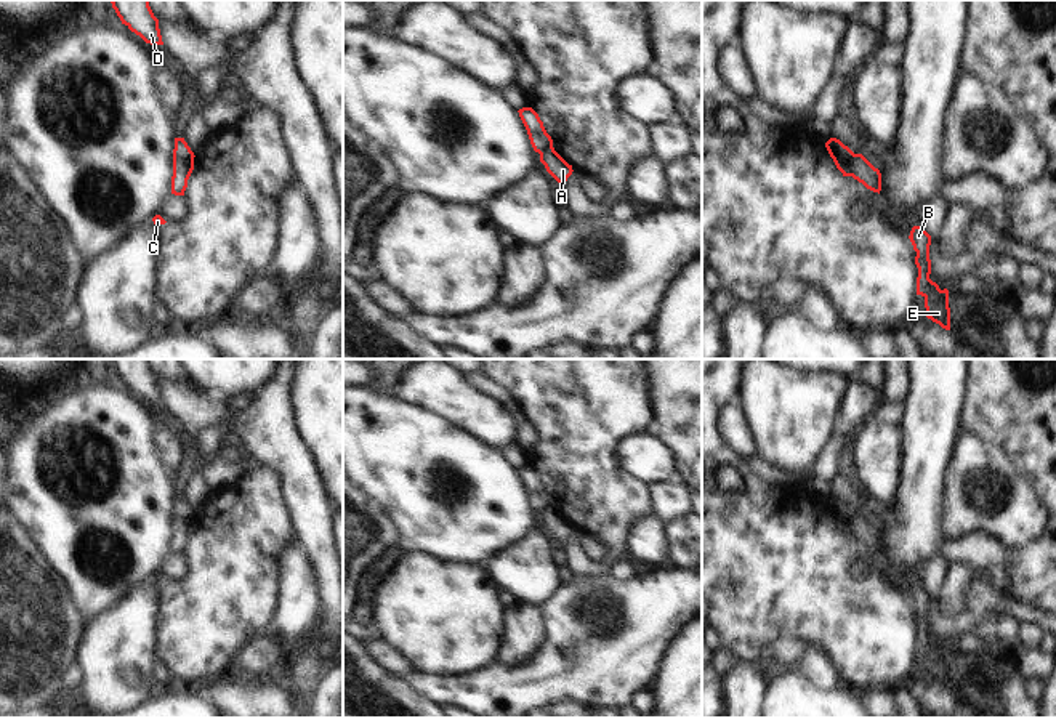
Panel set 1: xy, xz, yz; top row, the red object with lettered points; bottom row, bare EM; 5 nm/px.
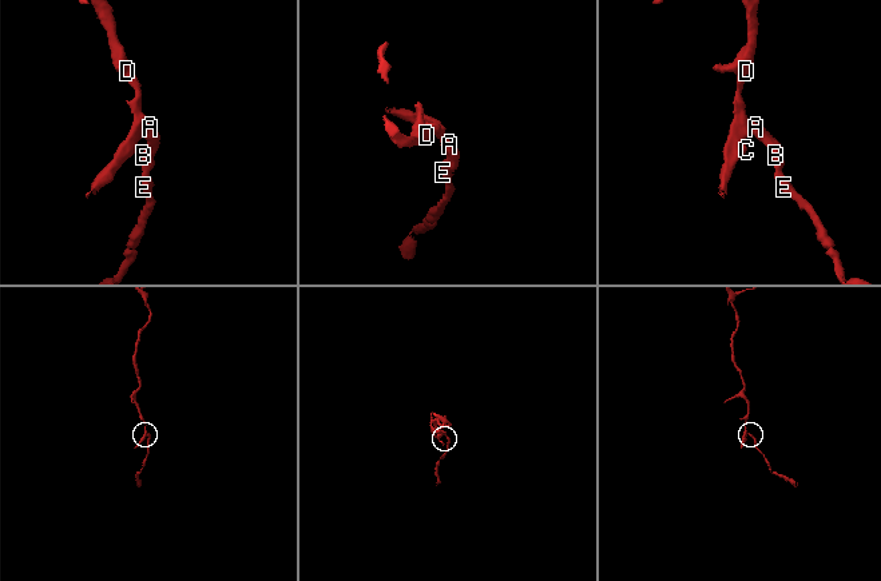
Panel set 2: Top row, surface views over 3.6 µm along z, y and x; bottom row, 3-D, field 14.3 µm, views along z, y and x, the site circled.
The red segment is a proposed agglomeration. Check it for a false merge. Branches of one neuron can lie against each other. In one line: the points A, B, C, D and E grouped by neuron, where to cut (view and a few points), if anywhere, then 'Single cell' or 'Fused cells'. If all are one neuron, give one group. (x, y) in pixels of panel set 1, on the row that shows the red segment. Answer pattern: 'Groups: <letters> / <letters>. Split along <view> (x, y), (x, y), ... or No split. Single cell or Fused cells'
Groups: A B E / C D. Split along yz (856, 154), (848, 164), (850, 175). Fused cells

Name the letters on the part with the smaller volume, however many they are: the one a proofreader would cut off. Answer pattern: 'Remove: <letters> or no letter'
Remove: A, B, E

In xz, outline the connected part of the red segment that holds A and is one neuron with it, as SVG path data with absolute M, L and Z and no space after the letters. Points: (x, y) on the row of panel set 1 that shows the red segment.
M548 146L540 152L540 162L545 165L546 171L564 186L567 178L572 175L572 165L569 165L553 146Z

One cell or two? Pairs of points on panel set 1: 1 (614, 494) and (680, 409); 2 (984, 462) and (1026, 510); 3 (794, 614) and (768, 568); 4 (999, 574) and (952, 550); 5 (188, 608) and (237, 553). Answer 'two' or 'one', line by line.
1: two
2: one
3: one
4: one
5: one

